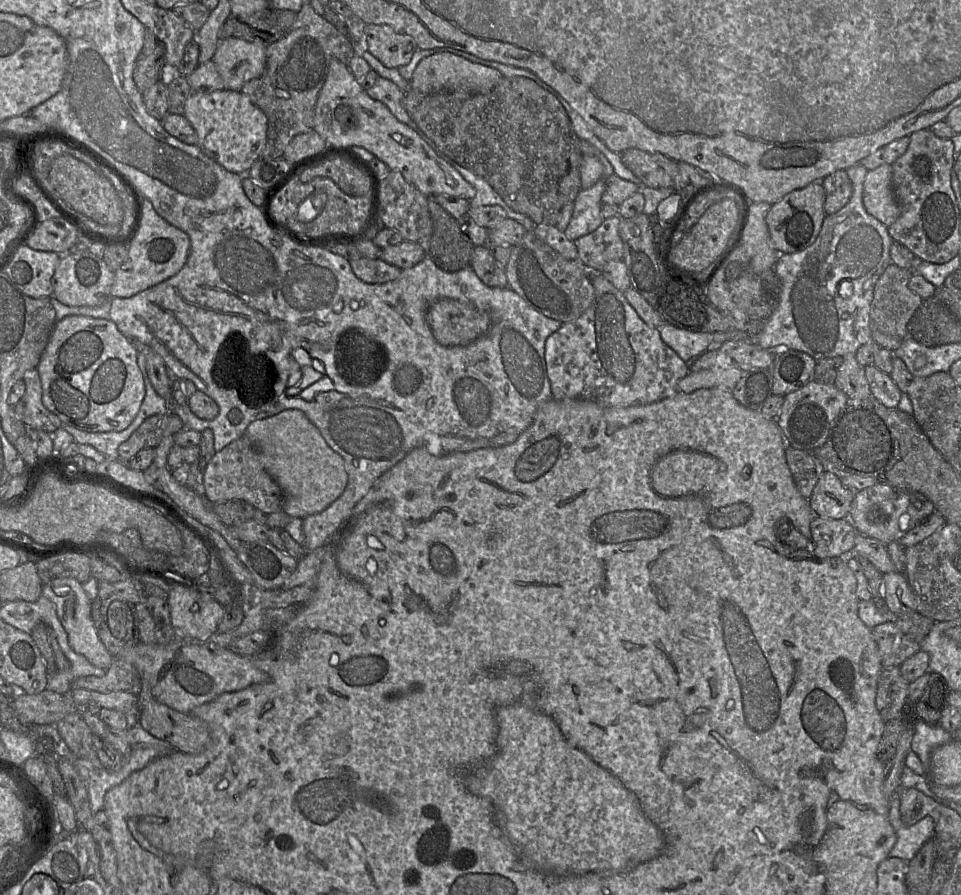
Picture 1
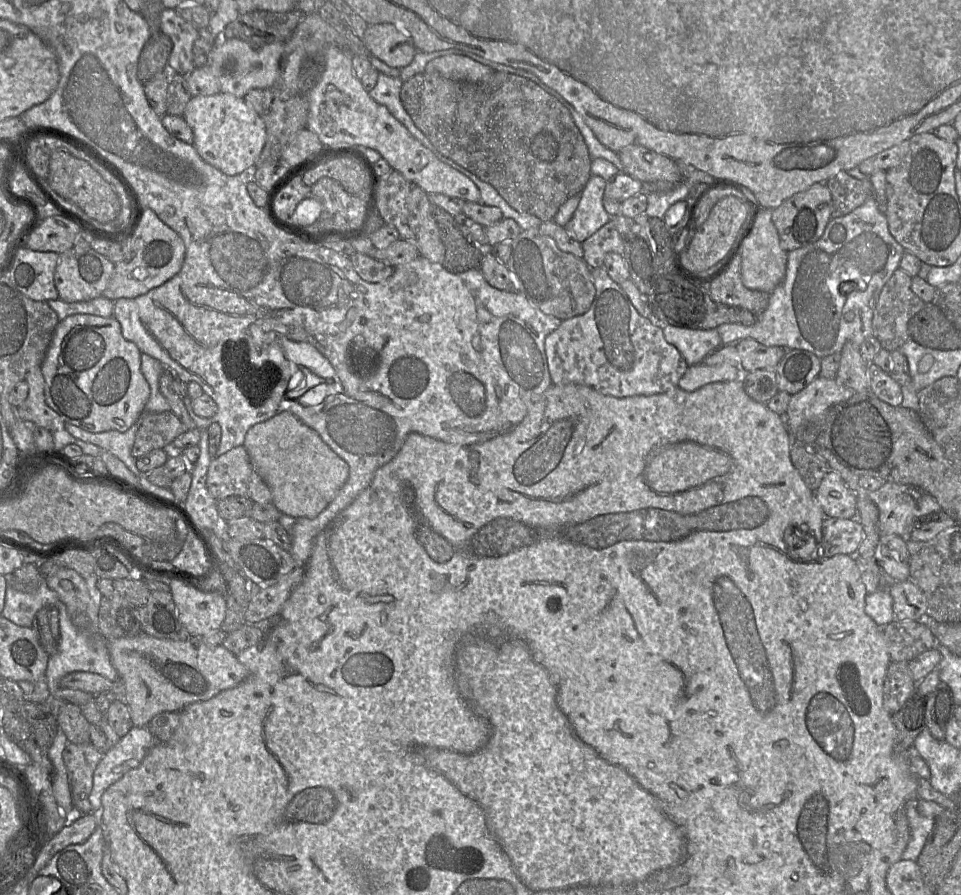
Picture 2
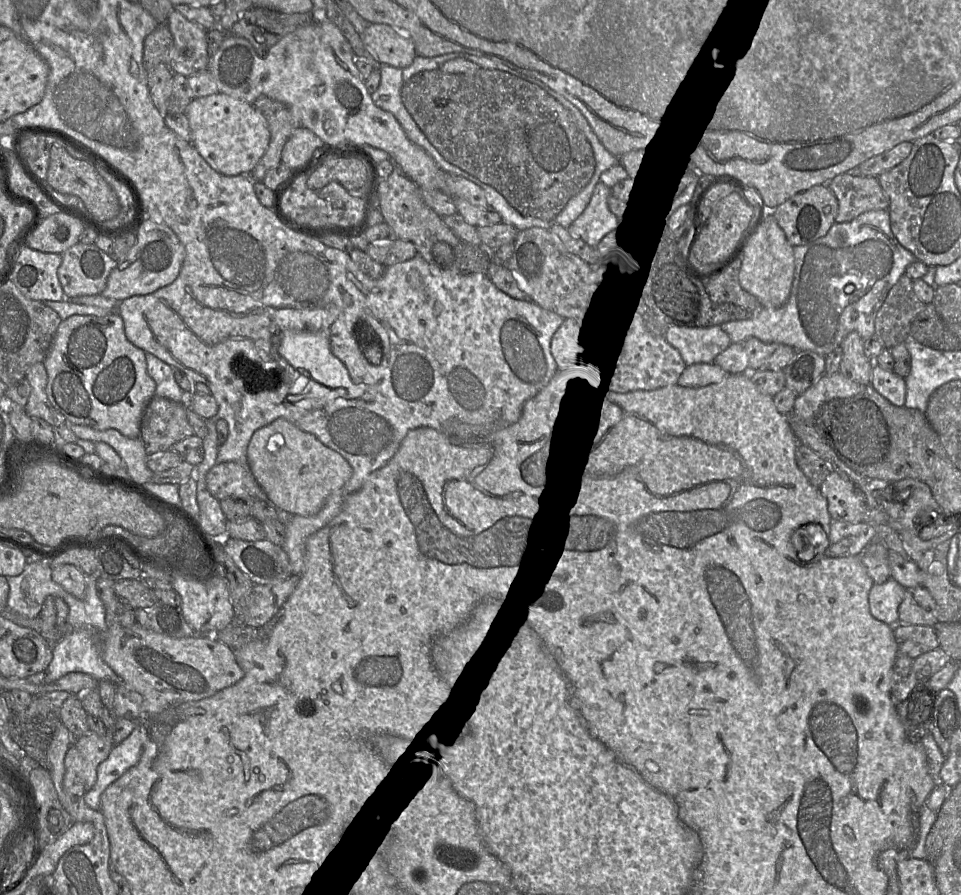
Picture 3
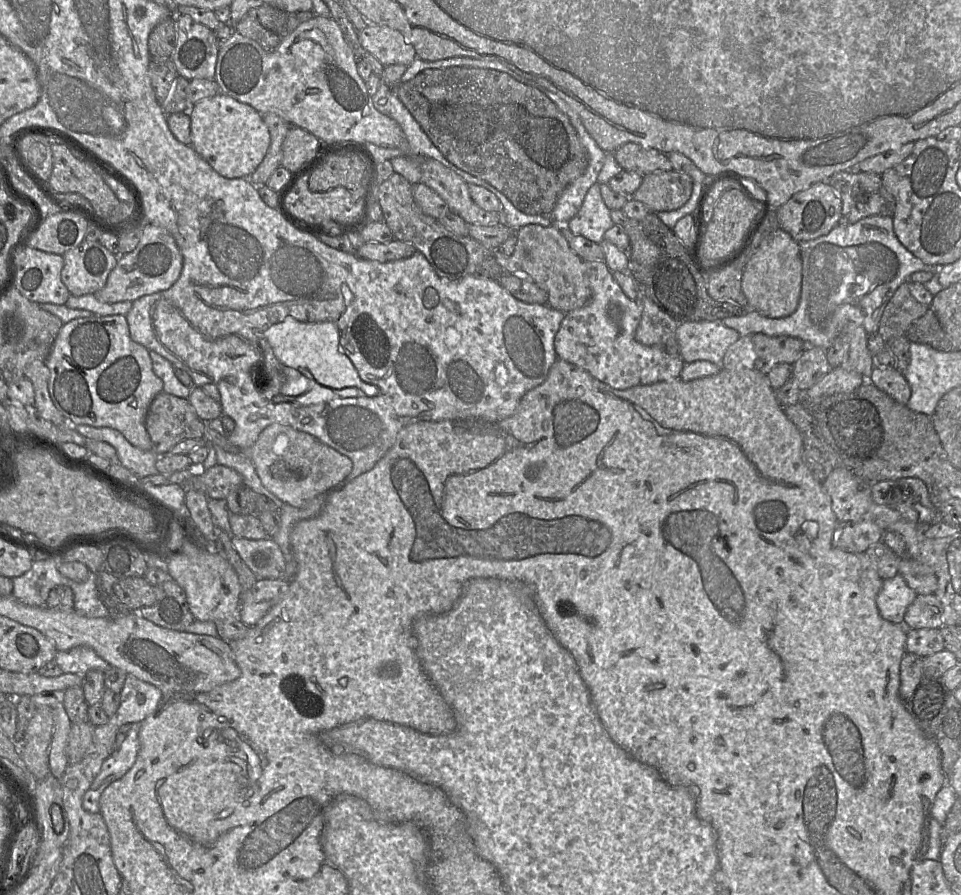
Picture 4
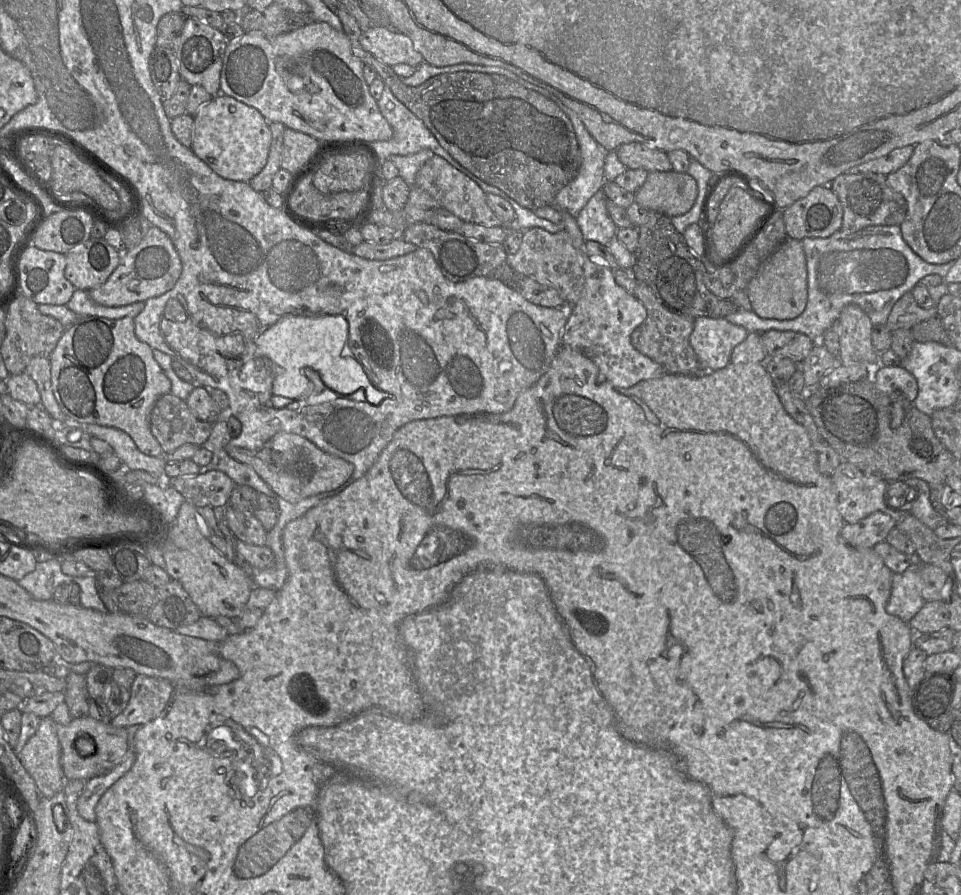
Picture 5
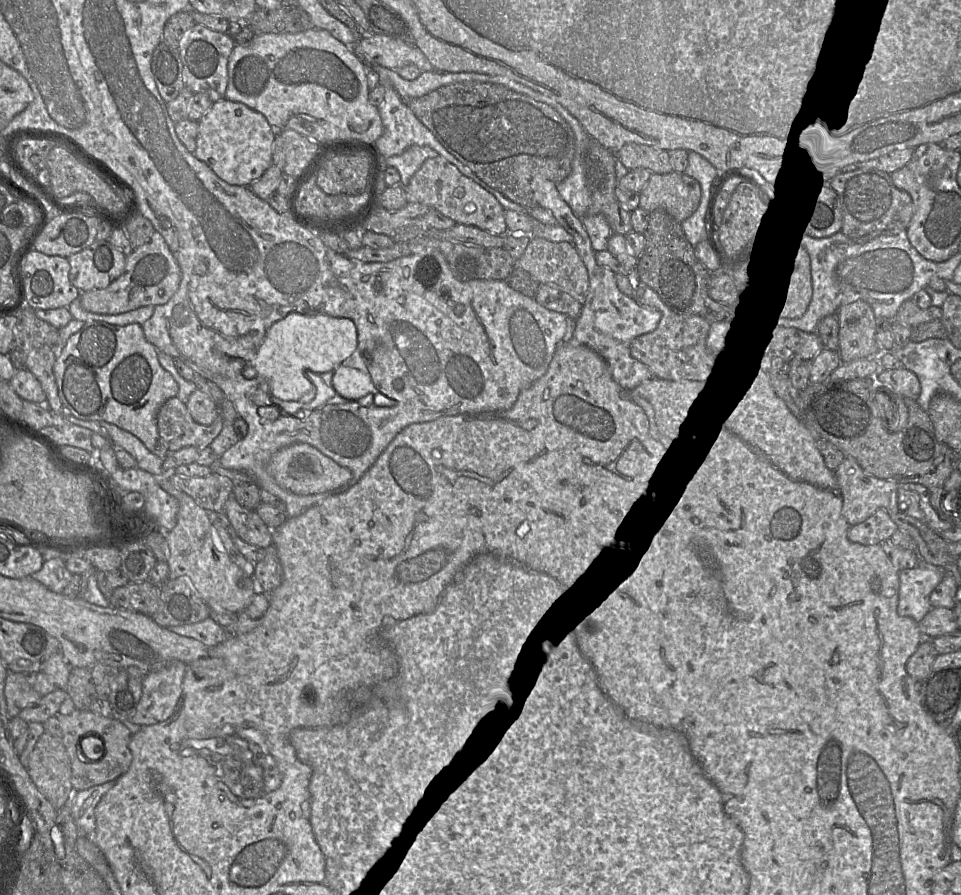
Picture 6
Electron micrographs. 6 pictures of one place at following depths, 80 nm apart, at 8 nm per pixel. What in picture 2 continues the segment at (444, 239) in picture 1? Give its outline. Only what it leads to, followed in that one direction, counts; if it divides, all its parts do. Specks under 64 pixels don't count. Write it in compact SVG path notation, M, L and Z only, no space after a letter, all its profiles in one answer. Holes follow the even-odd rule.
M432 205L432 213L445 248L442 266L450 273L479 269L483 251L488 248L481 248L469 242L457 228L454 217L442 208Z

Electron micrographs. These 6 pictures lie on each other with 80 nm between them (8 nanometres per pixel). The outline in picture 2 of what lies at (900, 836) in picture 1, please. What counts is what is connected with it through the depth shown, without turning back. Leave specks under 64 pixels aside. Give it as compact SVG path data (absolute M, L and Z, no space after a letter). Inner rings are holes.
M916 800L906 803L905 812L910 827L910 839L902 854L902 859L916 862L935 826L935 818L921 816L917 812Z

